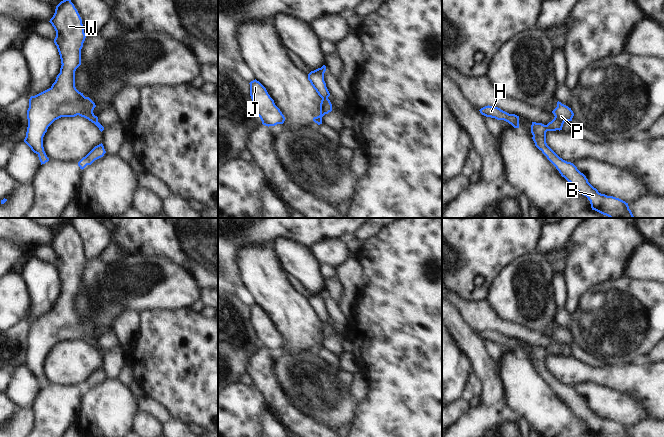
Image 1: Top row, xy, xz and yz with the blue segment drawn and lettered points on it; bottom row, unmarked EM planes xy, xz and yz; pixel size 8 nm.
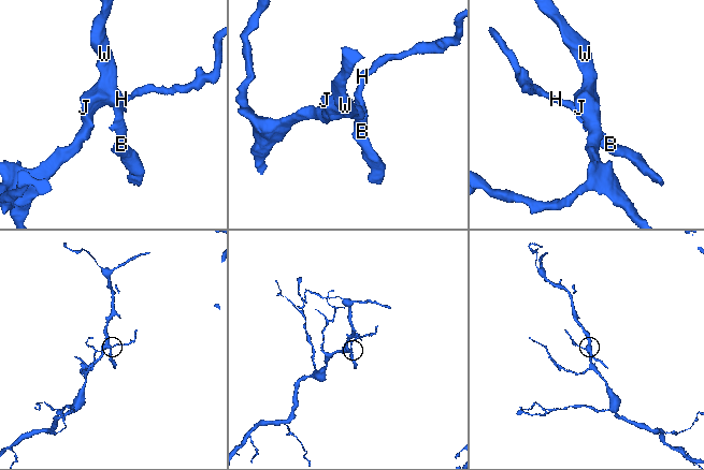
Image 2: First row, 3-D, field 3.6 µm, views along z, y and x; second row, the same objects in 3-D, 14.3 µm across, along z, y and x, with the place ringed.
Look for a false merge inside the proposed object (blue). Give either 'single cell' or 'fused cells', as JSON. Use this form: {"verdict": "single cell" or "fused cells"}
{"verdict": "fused cells"}

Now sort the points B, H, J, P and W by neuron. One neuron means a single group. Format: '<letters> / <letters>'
B H / J P W

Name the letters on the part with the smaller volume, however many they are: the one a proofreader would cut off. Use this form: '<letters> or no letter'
B, H

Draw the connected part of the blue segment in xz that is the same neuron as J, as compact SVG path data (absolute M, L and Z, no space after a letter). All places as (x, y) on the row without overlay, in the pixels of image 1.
M256 303L249 308L252 328L262 348L268 351L283 348L285 341L275 329L266 312Z

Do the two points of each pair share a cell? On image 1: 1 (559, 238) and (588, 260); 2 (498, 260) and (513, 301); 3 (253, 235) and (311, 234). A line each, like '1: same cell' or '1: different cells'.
1: different cells
2: different cells
3: same cell

